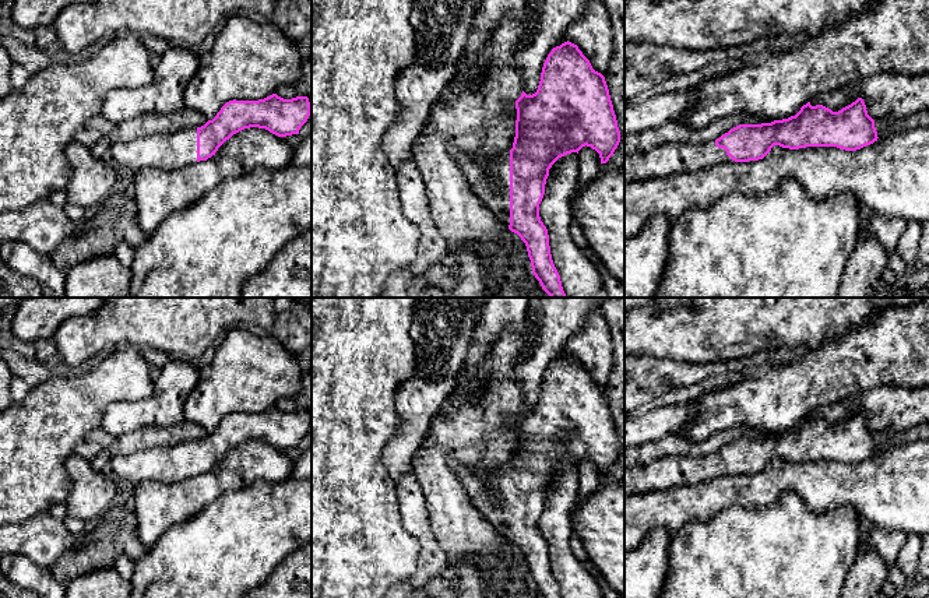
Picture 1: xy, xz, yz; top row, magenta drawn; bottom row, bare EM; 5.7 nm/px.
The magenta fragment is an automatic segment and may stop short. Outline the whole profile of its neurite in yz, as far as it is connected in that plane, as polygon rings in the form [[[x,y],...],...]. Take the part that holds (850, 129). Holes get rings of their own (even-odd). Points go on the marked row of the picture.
[[[862,98],[838,112],[807,102],[795,116],[771,123],[739,124],[714,141],[669,143],[624,156],[624,184],[696,172],[718,163],[759,161],[774,145],[789,150],[837,147],[856,151],[877,138],[875,120],[868,115]]]

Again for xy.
[[[272,94],[258,101],[229,101],[226,102],[212,120],[201,127],[190,127],[169,134],[149,134],[126,143],[115,143],[110,145],[108,159],[117,168],[127,168],[137,173],[144,168],[158,168],[163,170],[175,170],[191,163],[207,161],[218,148],[233,134],[250,129],[265,129],[278,137],[299,134],[300,127],[310,116],[310,102],[307,96],[296,96],[284,99]]]

